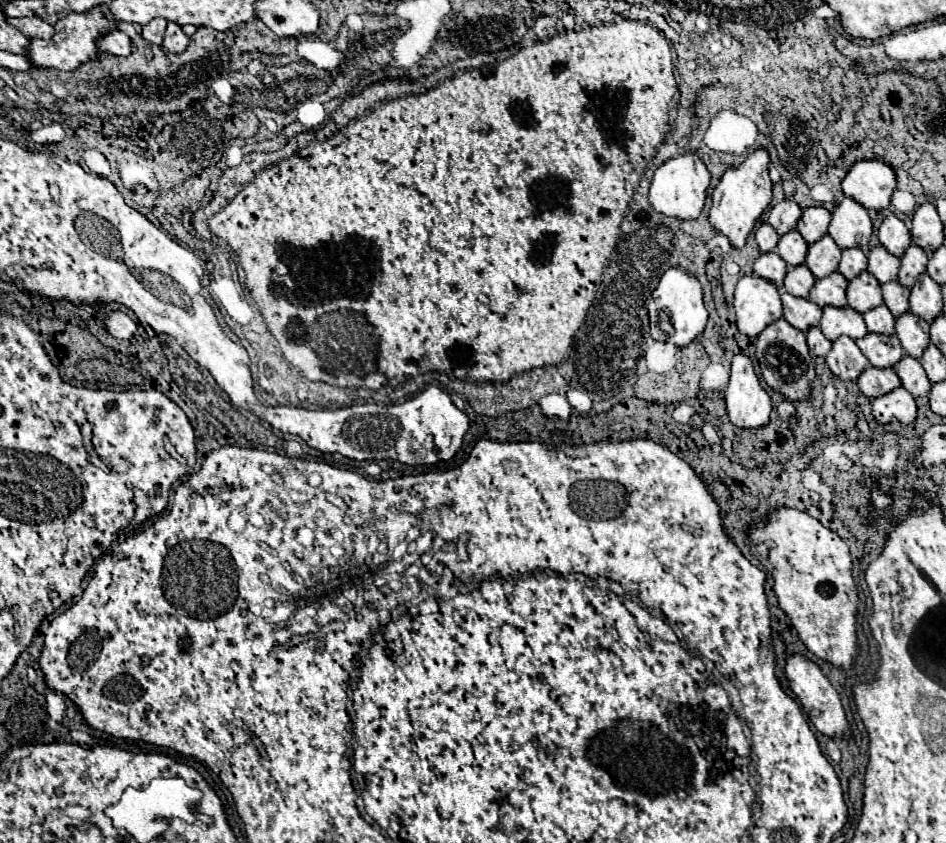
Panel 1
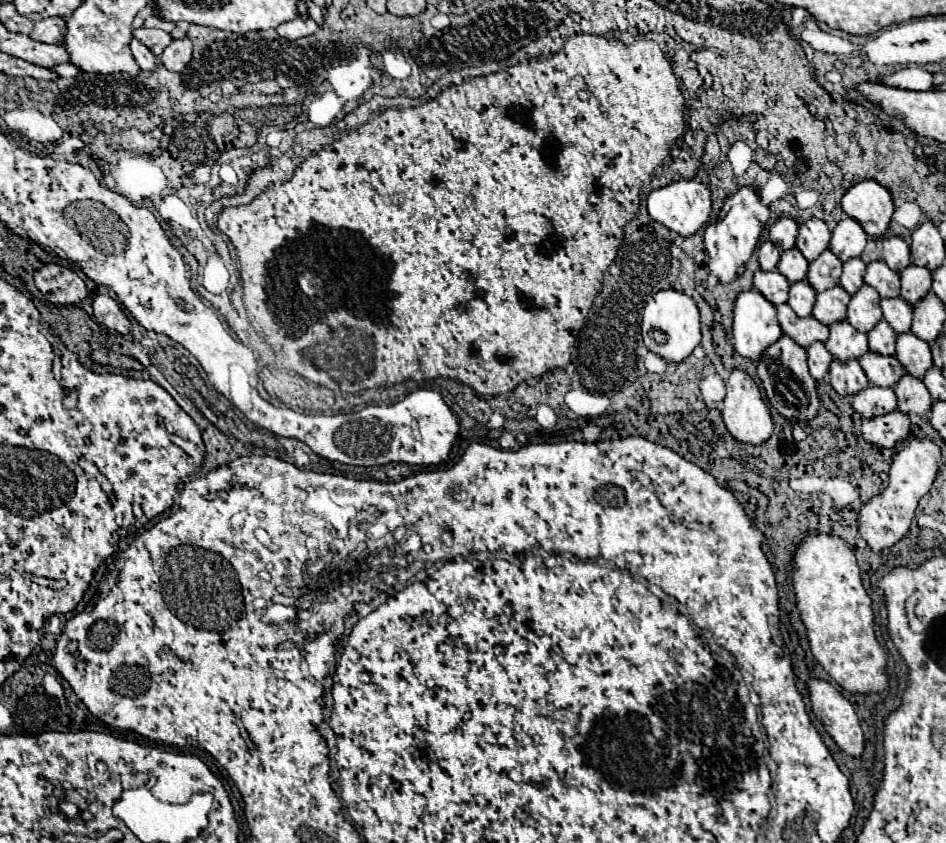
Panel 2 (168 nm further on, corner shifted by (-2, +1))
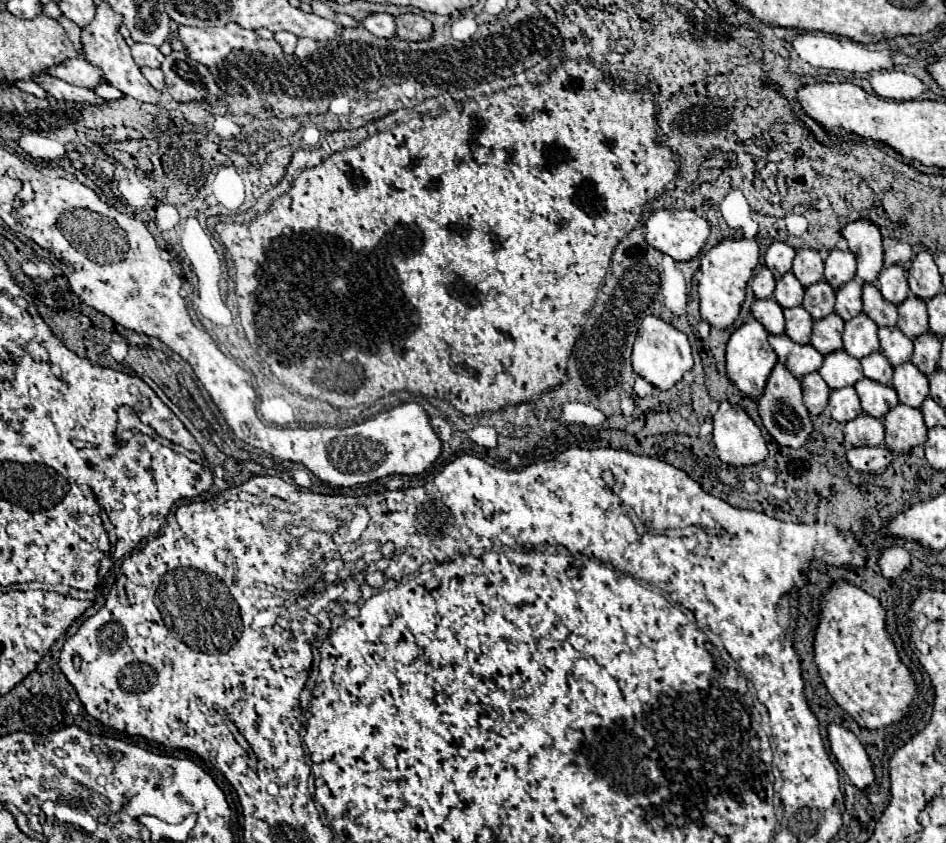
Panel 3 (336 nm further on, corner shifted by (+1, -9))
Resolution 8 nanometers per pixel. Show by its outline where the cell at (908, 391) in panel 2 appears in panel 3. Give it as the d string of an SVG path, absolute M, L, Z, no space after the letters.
M898 403L884 417L884 447L892 449L896 455L910 453L910 449L922 445L926 441L926 425L920 417L920 409L912 409L908 405Z

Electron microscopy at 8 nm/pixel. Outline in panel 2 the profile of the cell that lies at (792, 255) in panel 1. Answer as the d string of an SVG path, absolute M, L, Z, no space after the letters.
M793 247L793 249L787 249L787 251L781 253L781 259L779 259L777 269L791 283L795 283L795 281L803 281L807 277L809 263L807 263L807 259L803 259L803 255L799 255L799 249Z

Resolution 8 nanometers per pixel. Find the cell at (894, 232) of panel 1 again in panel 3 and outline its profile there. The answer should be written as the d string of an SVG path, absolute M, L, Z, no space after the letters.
M890 265L890 267L882 269L882 273L878 277L878 289L880 289L882 297L894 305L900 305L902 301L906 301L910 295L910 289L908 289L908 281L904 277L904 269L898 265Z

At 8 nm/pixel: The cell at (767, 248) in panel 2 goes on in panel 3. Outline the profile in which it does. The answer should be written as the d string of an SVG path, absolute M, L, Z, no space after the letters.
M762 267L762 271L752 281L752 291L756 299L772 299L774 287L776 287L774 275L768 271L768 267Z

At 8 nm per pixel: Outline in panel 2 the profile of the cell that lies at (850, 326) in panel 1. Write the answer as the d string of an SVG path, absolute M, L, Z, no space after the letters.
M843 321L843 323L833 323L829 333L829 339L825 343L825 347L829 349L829 353L833 355L833 359L839 361L847 361L847 359L859 359L863 353L867 353L867 335L855 331L855 327L851 327L851 323Z

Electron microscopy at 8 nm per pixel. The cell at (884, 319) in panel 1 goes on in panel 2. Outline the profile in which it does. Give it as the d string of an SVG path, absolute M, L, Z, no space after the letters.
M881 319L869 333L869 349L881 355L895 355L895 331L887 327L887 321Z

